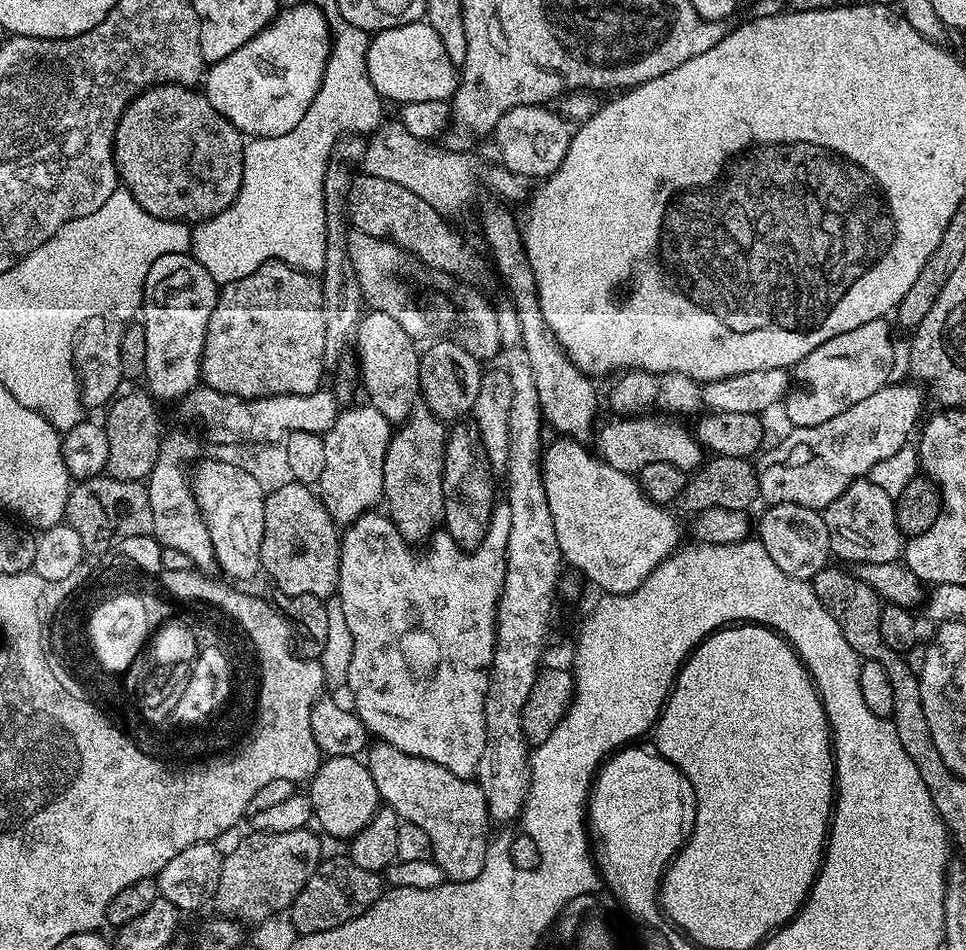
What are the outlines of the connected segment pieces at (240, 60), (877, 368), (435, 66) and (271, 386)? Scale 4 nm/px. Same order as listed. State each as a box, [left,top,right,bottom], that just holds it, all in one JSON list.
[[202,2,332,137],[782,319,896,428],[368,22,458,106],[200,260,328,400]]

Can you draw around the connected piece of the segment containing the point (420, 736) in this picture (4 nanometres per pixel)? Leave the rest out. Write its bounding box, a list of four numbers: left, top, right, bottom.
[335,502,510,778]

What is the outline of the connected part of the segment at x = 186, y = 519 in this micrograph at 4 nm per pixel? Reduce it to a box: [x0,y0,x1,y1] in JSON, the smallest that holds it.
[146,432,216,570]

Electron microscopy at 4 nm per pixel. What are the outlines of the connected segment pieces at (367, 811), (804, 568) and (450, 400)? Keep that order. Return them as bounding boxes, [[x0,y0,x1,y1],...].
[[306,756,382,841],[757,504,829,580],[420,338,481,422]]

